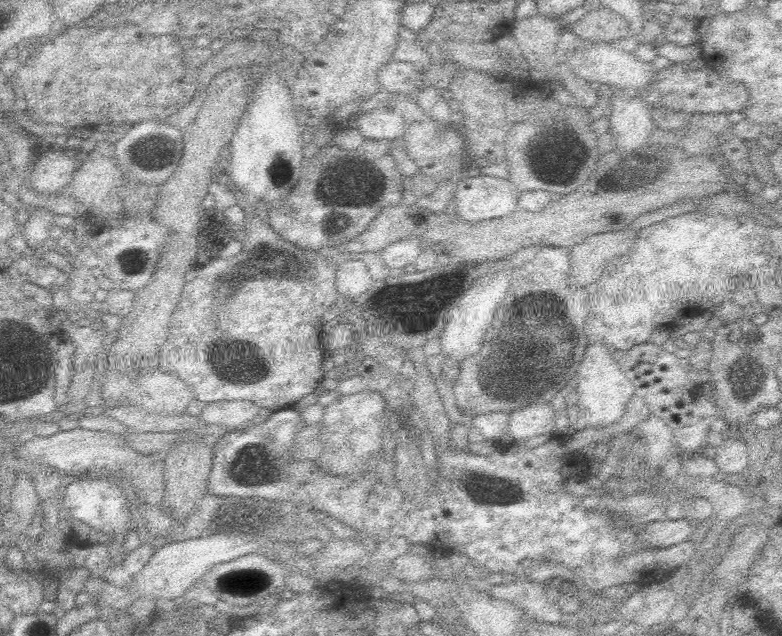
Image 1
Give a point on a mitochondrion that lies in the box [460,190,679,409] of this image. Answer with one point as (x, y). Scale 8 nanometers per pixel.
(521, 362)

